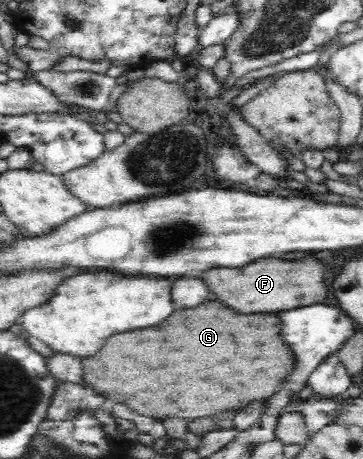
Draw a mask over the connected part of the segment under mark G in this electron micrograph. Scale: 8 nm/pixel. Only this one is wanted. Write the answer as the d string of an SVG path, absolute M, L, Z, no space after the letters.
M216 300L190 310L176 310L158 326L112 336L106 340L98 356L86 360L74 357L82 362L84 384L90 384L102 396L112 398L112 402L122 402L138 410L138 414L152 418L204 418L246 406L252 400L266 400L276 392L280 382L284 382L286 374L295 367L294 356L284 344L280 344L278 324L278 318L272 314L236 314Z

